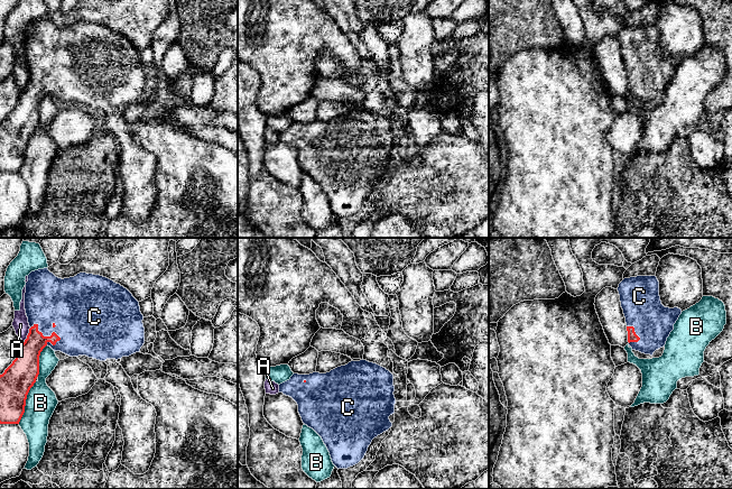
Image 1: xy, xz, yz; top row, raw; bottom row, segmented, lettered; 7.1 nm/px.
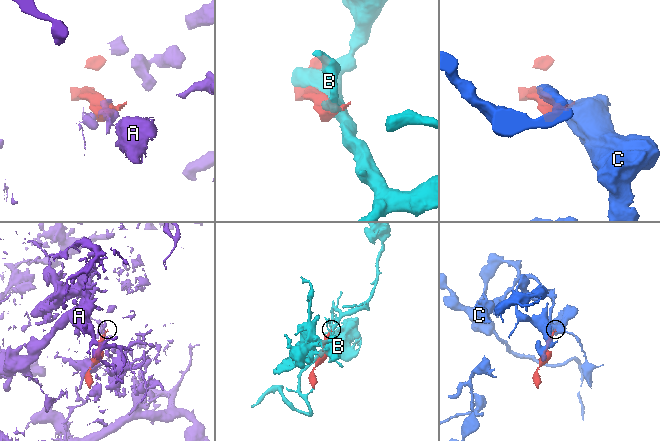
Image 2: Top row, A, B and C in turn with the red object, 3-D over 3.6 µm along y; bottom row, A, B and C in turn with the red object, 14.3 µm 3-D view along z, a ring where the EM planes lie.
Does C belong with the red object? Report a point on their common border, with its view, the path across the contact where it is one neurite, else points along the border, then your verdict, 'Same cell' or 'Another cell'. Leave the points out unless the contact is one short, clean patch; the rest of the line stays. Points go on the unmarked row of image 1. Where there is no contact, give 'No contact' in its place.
Touches red at xy (43, 84). Path across: xy (26, 114), (31, 95), (43, 84), (46, 77), (46, 49). Same cell

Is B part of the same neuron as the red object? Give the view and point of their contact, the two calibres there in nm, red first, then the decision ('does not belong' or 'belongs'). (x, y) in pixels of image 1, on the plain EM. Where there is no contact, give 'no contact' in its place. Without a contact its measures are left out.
xy (25, 151) | 220/220 nm | does not belong

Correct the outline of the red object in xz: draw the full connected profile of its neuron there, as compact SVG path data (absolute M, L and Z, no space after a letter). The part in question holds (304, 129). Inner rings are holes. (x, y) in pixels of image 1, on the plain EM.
M363 108L351 110L326 122L294 122L289 129L279 133L279 141L297 151L303 172L322 186L337 218L358 213L372 188L392 175L389 165L395 162L393 140L393 123Z

